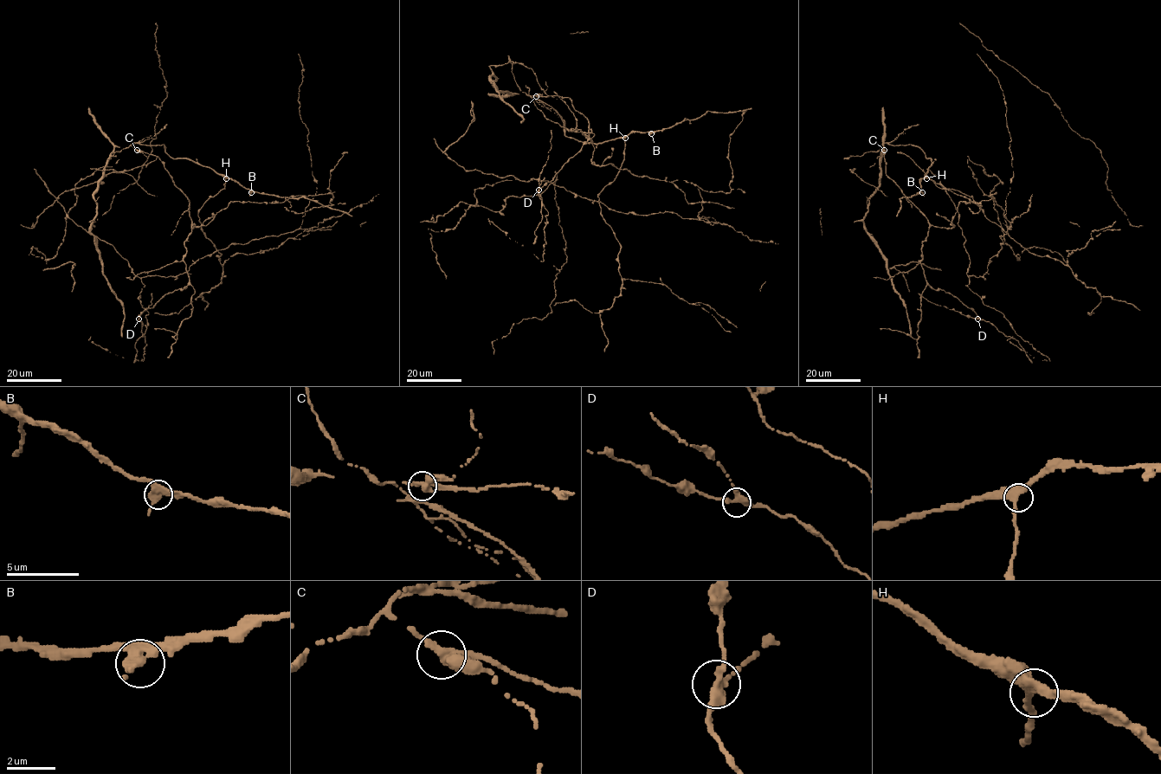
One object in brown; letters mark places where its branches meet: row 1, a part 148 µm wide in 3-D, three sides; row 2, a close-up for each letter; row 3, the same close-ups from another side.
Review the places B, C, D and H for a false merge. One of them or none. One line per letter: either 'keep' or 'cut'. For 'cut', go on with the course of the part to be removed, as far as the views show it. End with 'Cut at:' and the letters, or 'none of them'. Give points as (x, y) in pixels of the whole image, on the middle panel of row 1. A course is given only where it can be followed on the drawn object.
B: keep
C: cut; course (536, 95), (530, 95), (546, 107), (554, 109), (564, 119), (566, 130)
D: keep
H: keep
Cut at: C

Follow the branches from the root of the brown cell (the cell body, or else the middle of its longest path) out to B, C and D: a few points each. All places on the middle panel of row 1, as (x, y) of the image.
B: (588, 138), (589, 121), (568, 97), (530, 95), (557, 112), (565, 136), (582, 142), (651, 133)
C: (588, 138), (583, 133), (590, 140), (589, 121), (574, 109), (568, 97), (536, 95)
D: (588, 138), (555, 177), (538, 190)

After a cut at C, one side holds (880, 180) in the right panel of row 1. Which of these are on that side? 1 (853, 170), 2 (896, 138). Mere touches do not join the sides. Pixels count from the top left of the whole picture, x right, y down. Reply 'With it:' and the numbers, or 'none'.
With it: 1

